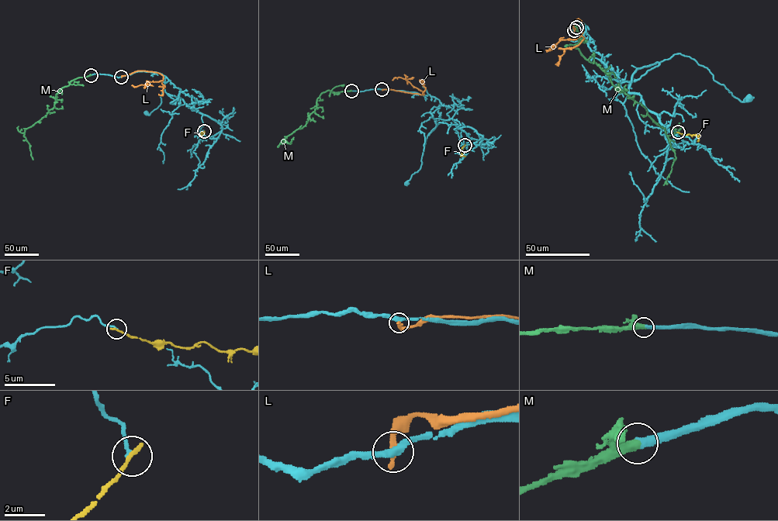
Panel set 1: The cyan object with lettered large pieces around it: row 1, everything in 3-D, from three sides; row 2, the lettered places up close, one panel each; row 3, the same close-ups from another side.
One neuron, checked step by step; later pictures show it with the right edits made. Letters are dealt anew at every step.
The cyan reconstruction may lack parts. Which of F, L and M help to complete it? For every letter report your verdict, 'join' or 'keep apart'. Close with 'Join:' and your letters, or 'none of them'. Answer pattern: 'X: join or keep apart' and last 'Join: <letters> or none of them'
F: keep apart
L: keep apart
M: join
Join: M

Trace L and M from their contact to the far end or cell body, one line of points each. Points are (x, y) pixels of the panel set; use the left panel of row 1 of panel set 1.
L: (122, 77), (143, 70), (157, 73), (163, 77), (158, 81), (136, 87), (132, 85)
M: (91, 75), (74, 79), (63, 87), (56, 94), (54, 106), (25, 129), (24, 136), (29, 144), (33, 159)

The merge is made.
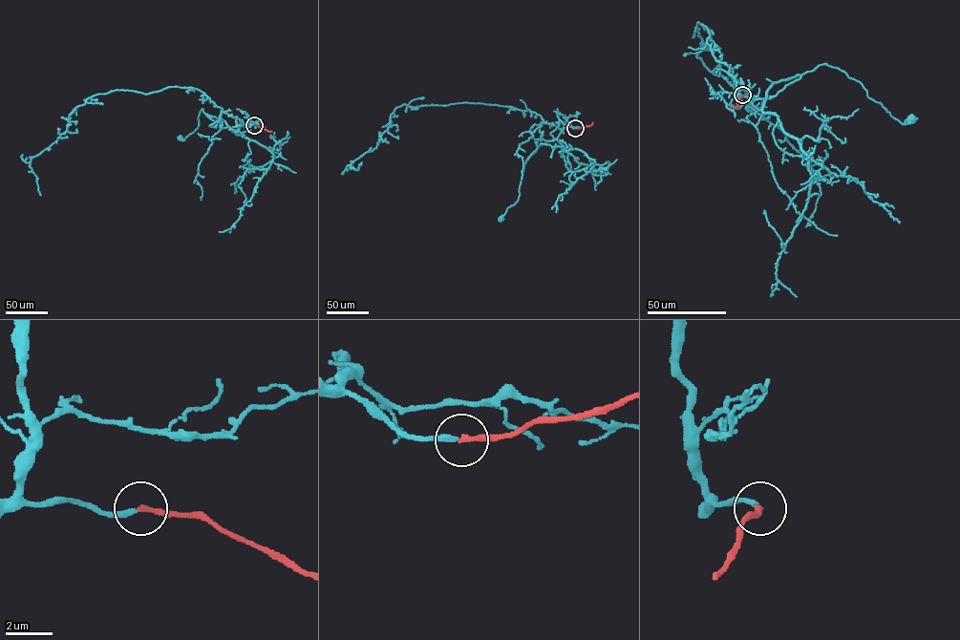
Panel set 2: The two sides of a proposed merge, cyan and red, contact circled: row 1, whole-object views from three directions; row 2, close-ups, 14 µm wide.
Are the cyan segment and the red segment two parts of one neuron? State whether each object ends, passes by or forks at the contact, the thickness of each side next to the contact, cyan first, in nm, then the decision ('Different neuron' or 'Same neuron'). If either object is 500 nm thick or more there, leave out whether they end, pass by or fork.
At the ring cyan ends. At the ring red ends. Thickness 240 nm (cyan) against 220 nm. Same neuron

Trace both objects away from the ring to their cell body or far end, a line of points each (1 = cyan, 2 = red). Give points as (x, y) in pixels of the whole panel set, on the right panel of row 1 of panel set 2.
1: (742, 96), (760, 110), (774, 83), (826, 64), (858, 80), (893, 117), (911, 119)
2: (742, 95), (737, 106), (731, 106)

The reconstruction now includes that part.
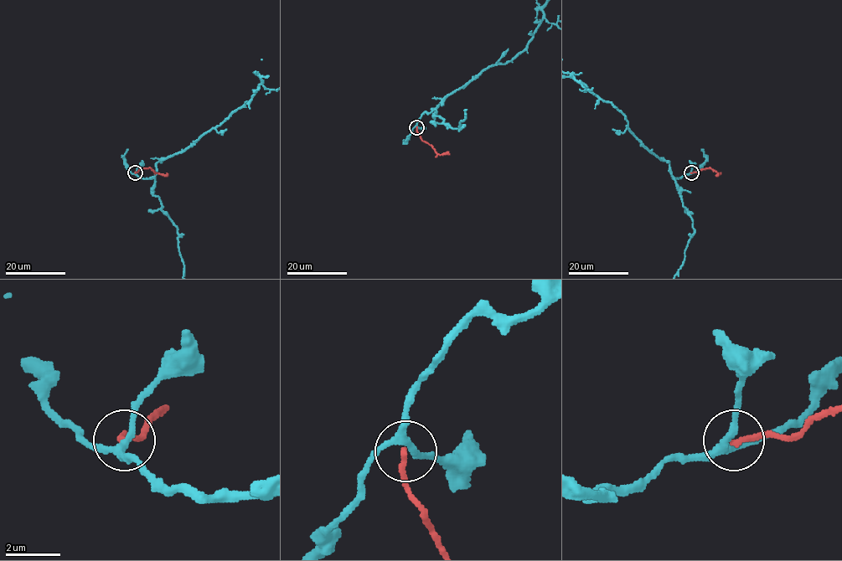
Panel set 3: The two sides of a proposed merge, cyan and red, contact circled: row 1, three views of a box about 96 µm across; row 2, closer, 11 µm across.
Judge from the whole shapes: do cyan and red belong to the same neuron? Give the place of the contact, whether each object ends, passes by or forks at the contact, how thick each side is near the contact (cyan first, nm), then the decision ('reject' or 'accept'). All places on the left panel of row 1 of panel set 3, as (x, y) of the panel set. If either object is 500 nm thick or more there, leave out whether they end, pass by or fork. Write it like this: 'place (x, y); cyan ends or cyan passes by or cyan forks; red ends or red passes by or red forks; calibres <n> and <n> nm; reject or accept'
place (135, 172); cyan forks; red ends; calibres 240 and 200 nm; reject

